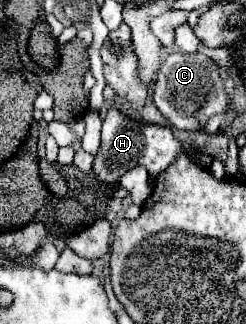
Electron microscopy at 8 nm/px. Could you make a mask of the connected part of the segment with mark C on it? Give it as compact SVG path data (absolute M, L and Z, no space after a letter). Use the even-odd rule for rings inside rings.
M170 54L164 60L154 84L154 104L172 128L200 130L208 118L224 112L228 104L218 64L202 54Z

